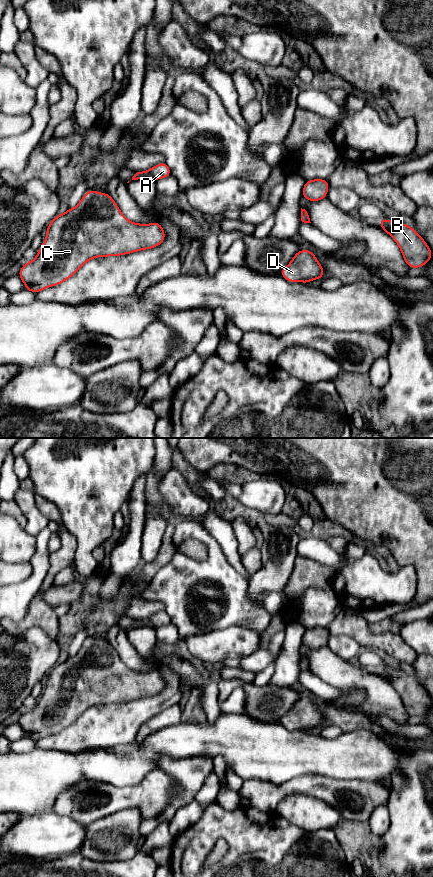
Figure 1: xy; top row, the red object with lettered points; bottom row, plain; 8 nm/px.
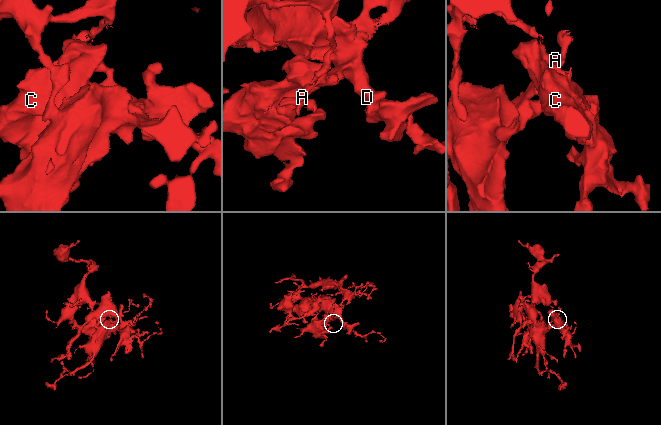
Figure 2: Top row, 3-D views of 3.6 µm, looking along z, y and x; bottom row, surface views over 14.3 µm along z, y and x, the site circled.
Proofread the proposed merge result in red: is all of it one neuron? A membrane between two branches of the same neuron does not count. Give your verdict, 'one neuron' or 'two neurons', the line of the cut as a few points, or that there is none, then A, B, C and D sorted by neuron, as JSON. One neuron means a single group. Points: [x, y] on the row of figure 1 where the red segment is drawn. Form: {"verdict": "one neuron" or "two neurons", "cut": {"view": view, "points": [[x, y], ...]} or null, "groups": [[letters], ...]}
{"verdict": "one neuron", "cut": null, "groups": [["A", "B", "C", "D"]]}

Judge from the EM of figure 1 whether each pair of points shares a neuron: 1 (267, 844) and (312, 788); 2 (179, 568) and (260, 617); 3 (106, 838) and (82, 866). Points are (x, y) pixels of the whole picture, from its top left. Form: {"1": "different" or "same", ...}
{"1": "different", "2": "same", "3": "different"}

